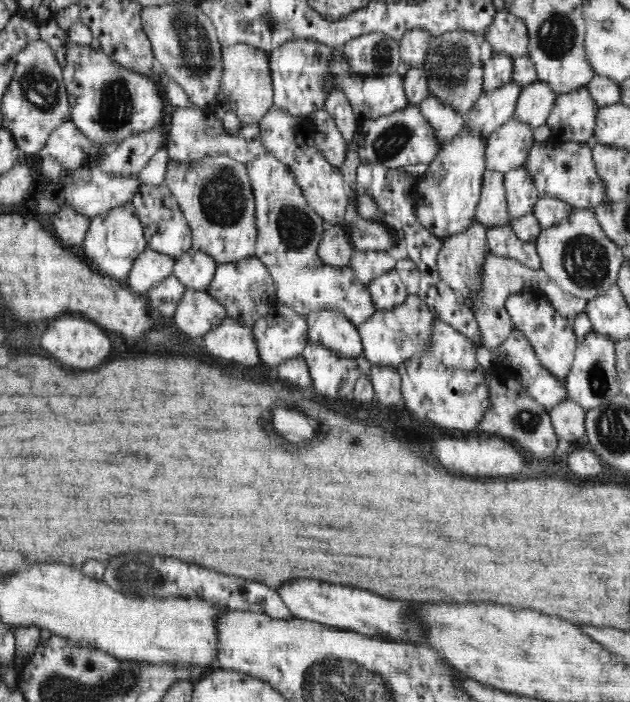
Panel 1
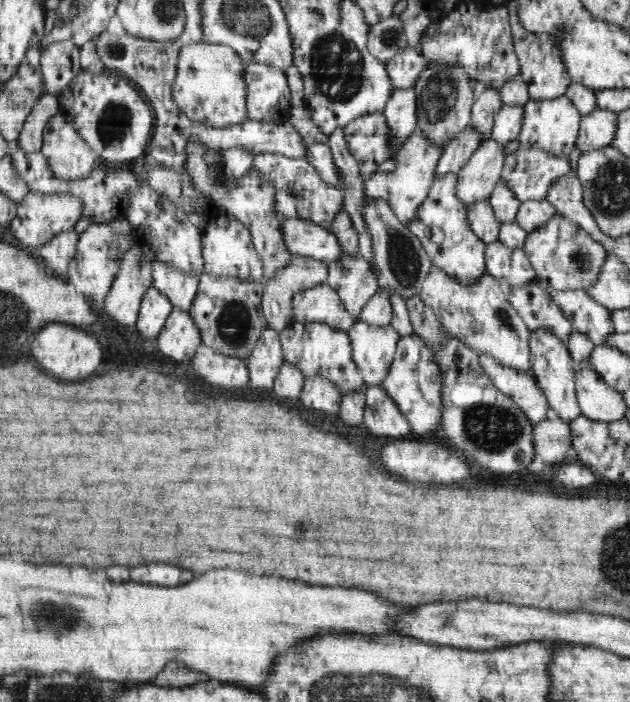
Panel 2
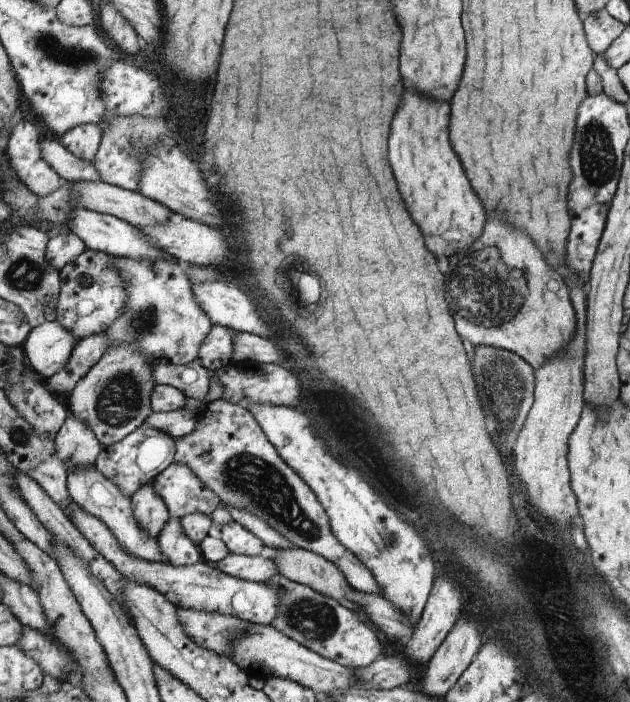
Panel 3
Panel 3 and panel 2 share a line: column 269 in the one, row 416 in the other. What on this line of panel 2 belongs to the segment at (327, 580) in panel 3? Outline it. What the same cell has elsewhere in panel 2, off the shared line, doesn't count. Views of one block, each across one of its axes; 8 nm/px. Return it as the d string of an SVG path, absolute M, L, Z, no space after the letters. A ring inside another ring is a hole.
M550 414L533 425L531 442L534 445L533 458L540 458L550 465L561 463L572 446L570 425Z

